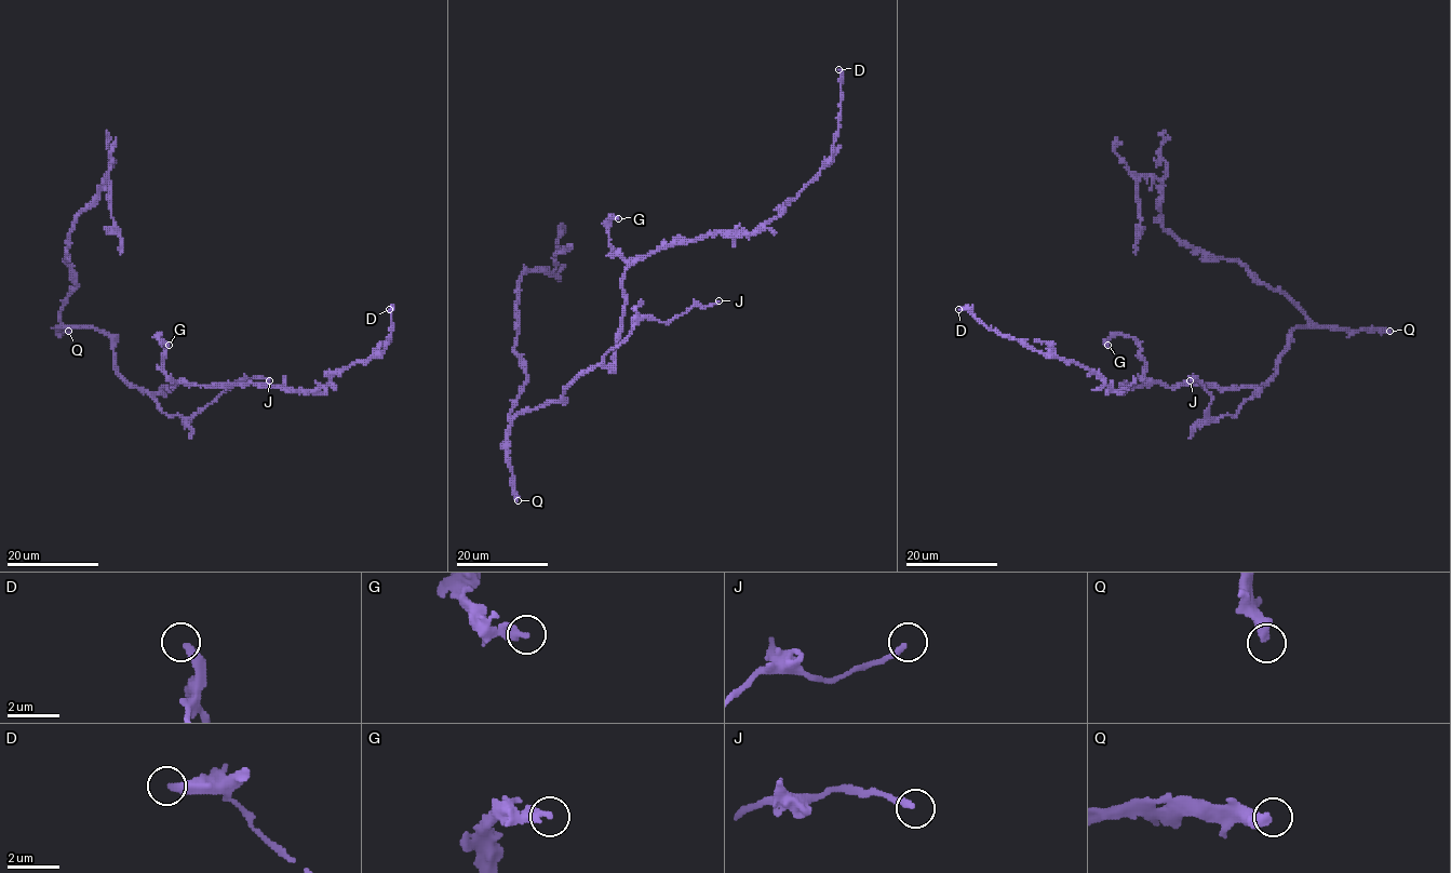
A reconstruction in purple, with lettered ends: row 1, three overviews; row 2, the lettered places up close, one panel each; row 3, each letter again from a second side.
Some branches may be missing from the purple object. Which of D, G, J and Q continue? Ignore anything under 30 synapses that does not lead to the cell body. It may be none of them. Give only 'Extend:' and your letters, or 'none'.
Extend: none

